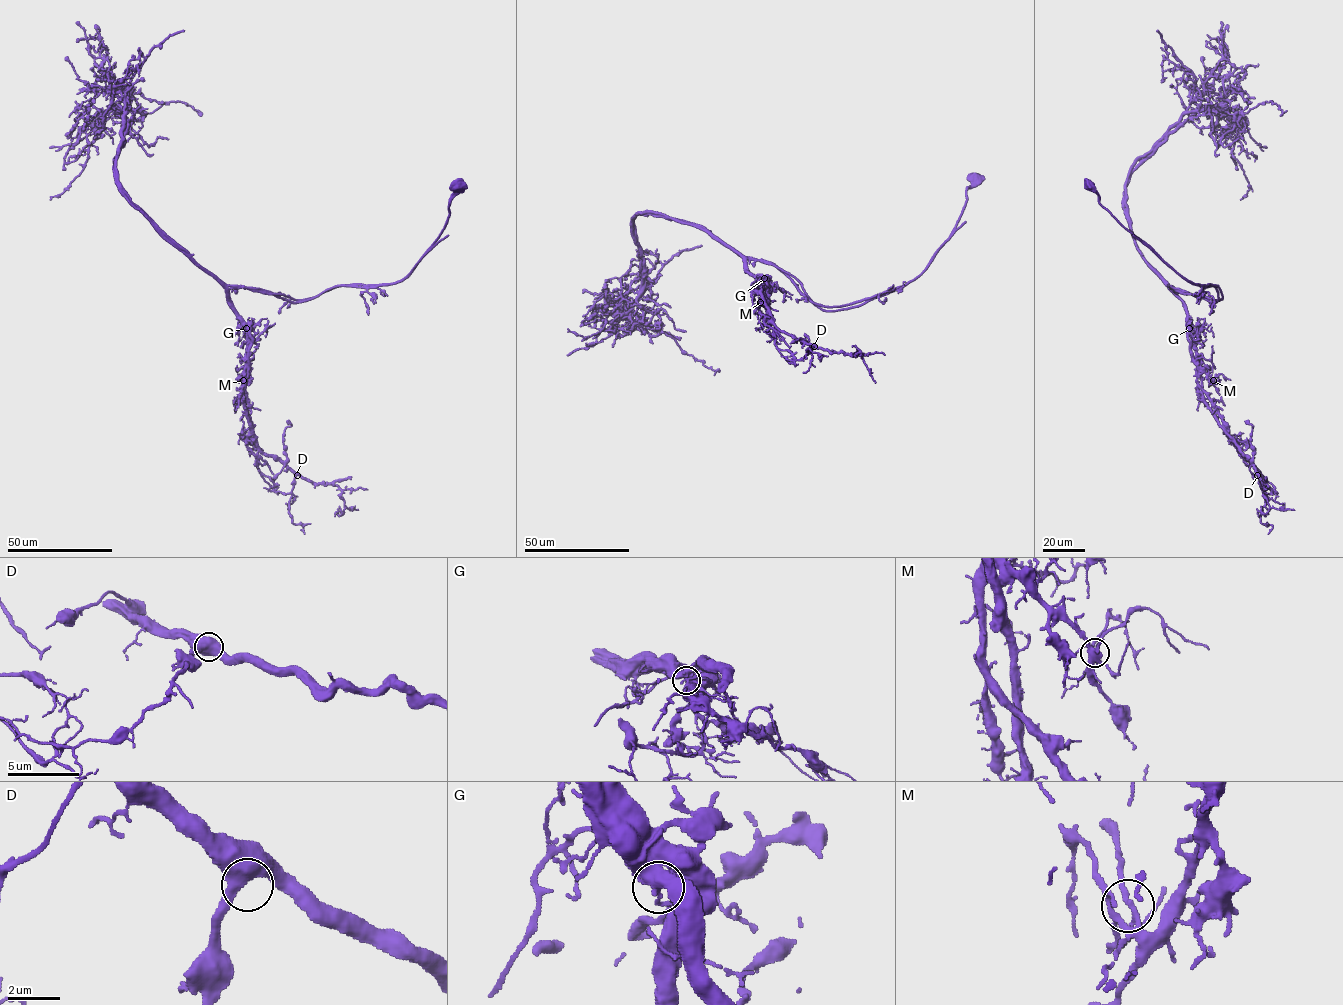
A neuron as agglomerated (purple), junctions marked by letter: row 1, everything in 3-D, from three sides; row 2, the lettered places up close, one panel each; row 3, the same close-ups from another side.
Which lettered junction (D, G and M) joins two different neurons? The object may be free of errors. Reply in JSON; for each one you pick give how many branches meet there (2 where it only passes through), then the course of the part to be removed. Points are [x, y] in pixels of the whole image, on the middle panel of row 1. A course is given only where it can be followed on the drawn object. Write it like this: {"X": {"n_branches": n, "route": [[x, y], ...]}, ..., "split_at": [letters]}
{"G": {"n_branches": 2, "route": [[764, 278], [693, 225], [647, 212], [633, 218], [644, 259], [633, 324], [655, 325], [714, 375]]}, "split_at": ["G"]}

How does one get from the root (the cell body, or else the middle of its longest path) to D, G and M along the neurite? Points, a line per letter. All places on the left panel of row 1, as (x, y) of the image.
D: (458, 186), (442, 232), (396, 283), (336, 286), (300, 302), (229, 290), (248, 330), (252, 434), (297, 475)
G: (458, 186), (445, 227), (401, 280), (336, 286), (300, 302), (231, 288), (228, 299), (247, 328)
M: (458, 186), (442, 232), (396, 283), (336, 286), (300, 302), (231, 288), (248, 330), (243, 380)

